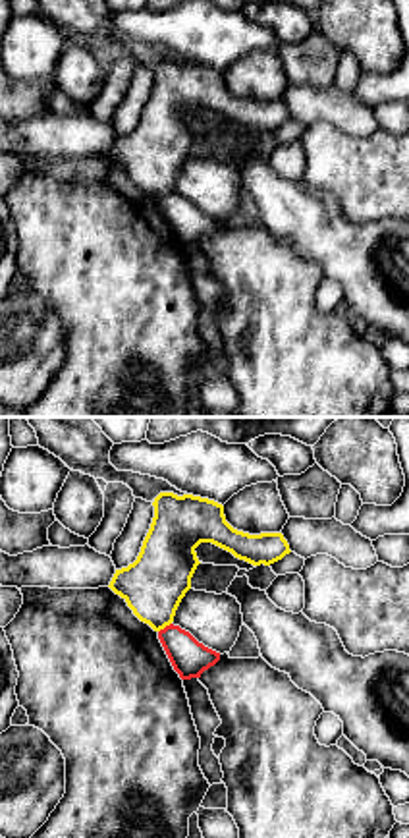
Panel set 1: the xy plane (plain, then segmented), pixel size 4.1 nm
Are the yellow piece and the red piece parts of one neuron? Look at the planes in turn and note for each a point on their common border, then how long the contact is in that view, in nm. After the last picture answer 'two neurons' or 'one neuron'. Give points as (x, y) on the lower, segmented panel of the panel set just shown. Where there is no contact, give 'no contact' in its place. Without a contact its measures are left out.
(164, 626) | 70 nm

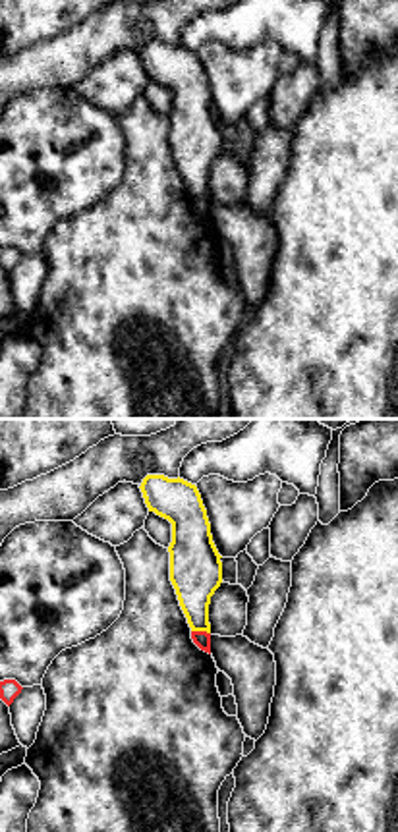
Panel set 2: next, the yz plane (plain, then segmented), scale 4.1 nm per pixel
(201, 630) | 80 nm

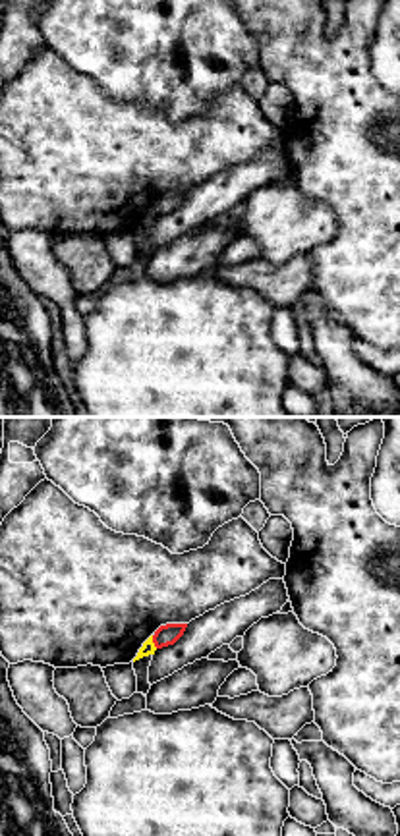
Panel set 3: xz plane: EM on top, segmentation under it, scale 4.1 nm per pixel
(151, 641) | 60 nm

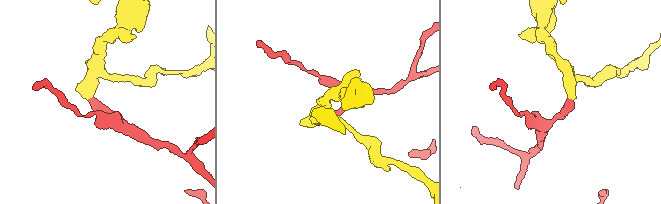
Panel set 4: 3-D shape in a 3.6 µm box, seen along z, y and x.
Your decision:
two neurons

